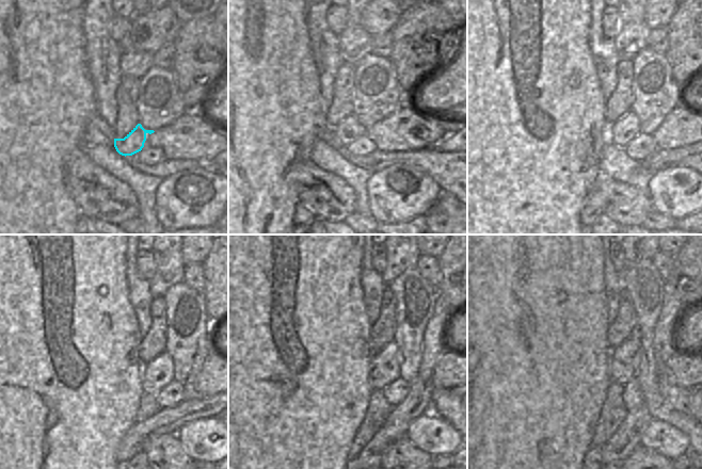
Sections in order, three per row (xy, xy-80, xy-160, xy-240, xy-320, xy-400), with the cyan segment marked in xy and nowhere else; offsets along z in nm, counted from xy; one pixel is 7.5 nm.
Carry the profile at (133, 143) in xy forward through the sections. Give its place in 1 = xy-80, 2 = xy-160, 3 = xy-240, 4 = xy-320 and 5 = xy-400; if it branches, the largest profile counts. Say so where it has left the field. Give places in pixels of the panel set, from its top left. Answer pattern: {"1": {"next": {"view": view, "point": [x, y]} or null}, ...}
{"1": {"next": {"view": "xy-80", "point": [391, 135]}}, "2": {"next": {"view": "xy-160", "point": [623, 130]}}, "3": {"next": {"view": "xy-240", "point": [158, 372]}}, "4": {"next": {"view": "xy-320", "point": [385, 370]}}, "5": {"next": {"view": "xy-400", "point": [622, 359]}}}

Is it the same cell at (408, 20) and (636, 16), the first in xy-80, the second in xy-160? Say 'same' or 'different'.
different

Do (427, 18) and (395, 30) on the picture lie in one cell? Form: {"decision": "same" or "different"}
{"decision": "same"}

